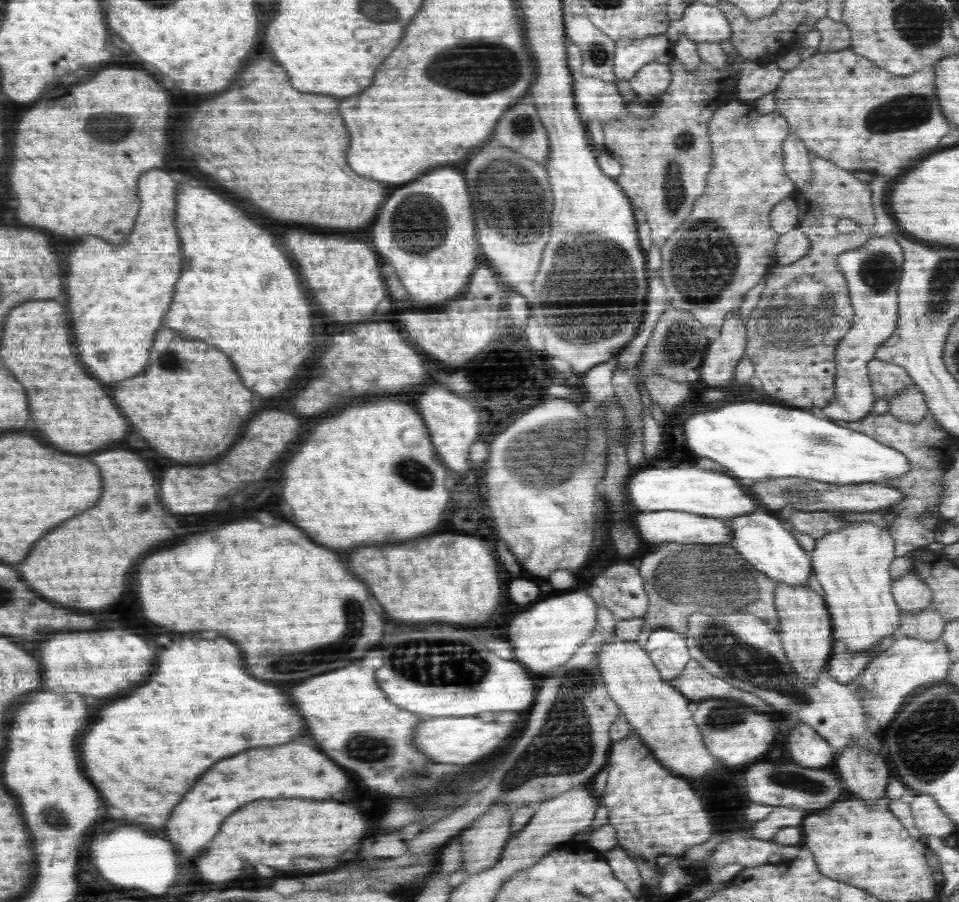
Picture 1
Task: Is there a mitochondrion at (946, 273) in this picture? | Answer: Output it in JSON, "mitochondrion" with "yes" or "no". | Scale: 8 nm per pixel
{"mitochondrion":"yes"}

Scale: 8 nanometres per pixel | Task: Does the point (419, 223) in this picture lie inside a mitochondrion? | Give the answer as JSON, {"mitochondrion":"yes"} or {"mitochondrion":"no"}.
{"mitochondrion":"yes"}

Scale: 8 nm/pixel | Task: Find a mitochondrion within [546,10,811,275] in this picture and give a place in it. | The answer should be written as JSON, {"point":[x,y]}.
{"point":[677,168]}

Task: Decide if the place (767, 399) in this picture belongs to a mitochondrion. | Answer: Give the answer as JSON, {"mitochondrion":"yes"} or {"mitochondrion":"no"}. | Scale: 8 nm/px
{"mitochondrion":"no"}

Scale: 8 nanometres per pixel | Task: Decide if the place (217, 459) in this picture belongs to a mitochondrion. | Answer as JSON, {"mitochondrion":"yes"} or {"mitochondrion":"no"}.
{"mitochondrion":"no"}

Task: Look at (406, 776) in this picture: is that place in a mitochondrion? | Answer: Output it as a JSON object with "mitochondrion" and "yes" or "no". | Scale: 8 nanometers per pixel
{"mitochondrion":"yes"}

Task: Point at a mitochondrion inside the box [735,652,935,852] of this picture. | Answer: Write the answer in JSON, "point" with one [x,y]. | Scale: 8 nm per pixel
{"point":[795,781]}

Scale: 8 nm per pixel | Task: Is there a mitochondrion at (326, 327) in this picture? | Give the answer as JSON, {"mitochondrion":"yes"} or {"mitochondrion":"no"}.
{"mitochondrion":"no"}

